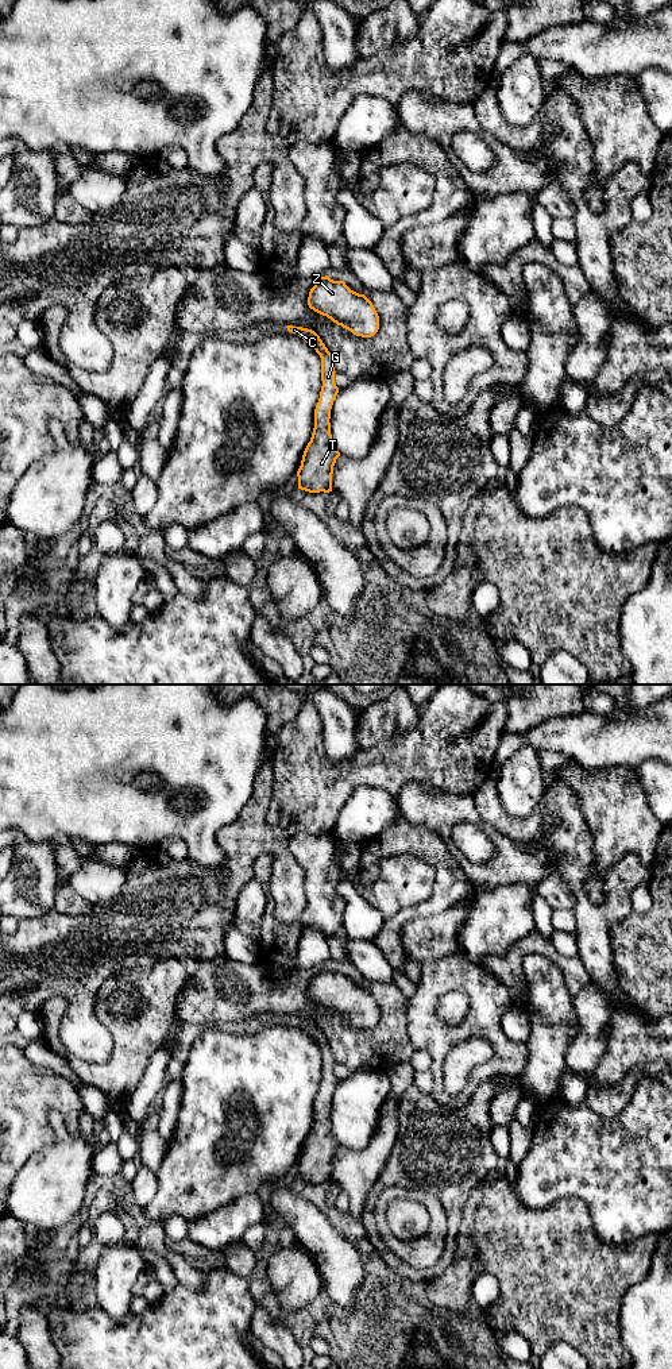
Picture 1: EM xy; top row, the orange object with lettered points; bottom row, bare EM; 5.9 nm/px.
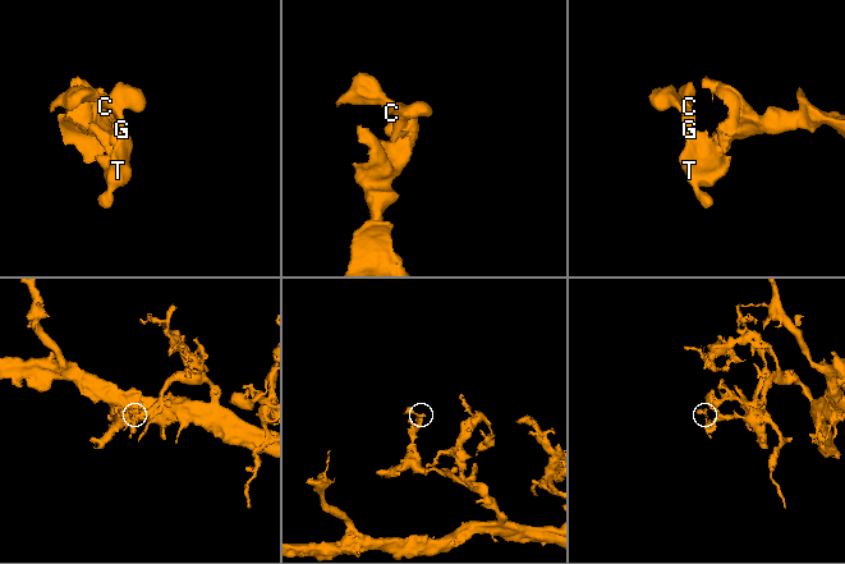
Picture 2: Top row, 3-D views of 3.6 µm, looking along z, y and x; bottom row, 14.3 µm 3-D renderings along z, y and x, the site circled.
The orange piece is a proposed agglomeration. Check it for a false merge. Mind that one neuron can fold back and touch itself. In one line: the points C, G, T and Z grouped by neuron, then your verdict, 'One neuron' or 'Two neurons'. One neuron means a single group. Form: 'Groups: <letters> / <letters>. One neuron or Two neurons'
Groups: C G T Z. One neuron

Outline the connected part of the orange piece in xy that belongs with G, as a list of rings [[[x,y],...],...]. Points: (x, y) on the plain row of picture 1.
[[[286,1018],[289,1023],[297,1025],[309,1034],[321,1049],[321,1083],[314,1100],[314,1119],[308,1134],[301,1157],[297,1162],[298,1180],[309,1184],[332,1183],[332,1165],[340,1144],[336,1141],[331,1126],[331,1100],[339,1079],[335,1075],[335,1056],[320,1027],[308,1019]]]

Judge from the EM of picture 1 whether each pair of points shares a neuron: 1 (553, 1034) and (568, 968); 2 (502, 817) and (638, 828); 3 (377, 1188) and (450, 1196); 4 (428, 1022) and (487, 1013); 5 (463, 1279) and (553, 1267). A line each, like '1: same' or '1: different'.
1: different
2: different
3: same
4: same
5: different

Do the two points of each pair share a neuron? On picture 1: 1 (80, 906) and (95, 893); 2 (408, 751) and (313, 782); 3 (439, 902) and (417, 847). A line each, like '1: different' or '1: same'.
1: different
2: same
3: same

